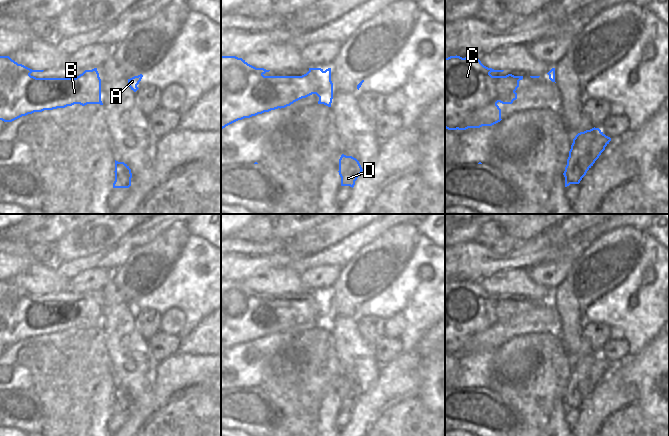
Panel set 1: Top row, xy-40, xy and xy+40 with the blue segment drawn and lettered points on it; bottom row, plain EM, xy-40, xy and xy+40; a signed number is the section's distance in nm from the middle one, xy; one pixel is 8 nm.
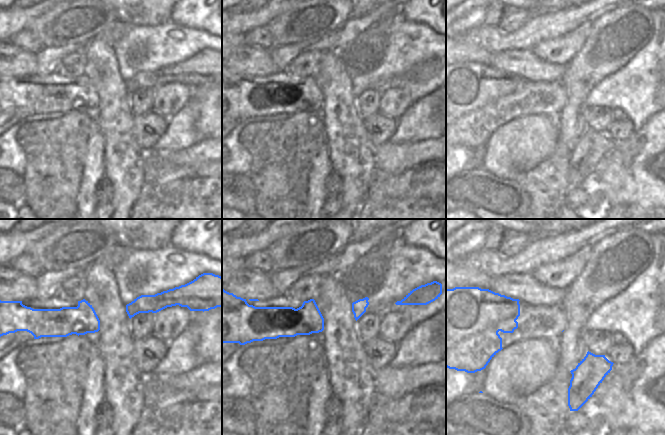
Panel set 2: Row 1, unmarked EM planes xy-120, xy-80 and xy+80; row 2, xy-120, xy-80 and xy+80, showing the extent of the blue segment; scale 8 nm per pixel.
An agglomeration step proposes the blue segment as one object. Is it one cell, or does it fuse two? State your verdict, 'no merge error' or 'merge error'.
merge error

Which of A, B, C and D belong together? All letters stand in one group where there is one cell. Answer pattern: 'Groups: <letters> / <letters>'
Groups: A B C / D.

